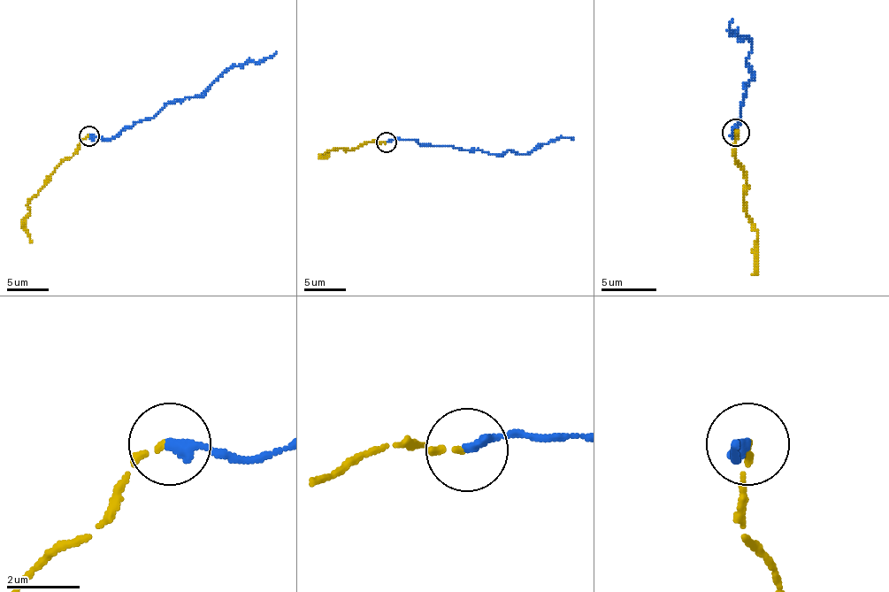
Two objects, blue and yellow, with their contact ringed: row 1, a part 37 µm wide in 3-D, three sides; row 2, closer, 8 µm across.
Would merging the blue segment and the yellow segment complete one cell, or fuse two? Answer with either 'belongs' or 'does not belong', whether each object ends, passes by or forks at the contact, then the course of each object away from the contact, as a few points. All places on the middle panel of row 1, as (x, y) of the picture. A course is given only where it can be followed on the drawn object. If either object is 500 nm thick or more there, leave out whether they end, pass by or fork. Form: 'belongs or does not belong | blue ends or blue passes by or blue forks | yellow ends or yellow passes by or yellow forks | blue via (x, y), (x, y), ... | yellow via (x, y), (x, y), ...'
belongs | blue ends | yellow ends | blue via (387, 142), (411, 140), (434, 146), (496, 154), (513, 149), (525, 154), (561, 137), (573, 140) | yellow via (385, 142), (368, 142), (352, 149), (333, 148), (325, 154), (326, 158), (323, 158), (329, 154)

